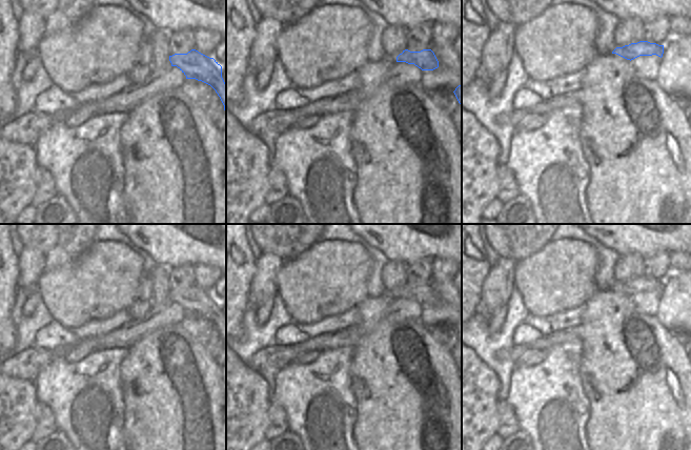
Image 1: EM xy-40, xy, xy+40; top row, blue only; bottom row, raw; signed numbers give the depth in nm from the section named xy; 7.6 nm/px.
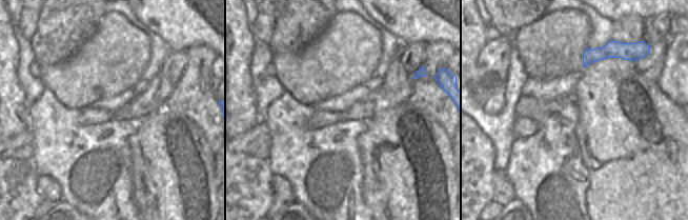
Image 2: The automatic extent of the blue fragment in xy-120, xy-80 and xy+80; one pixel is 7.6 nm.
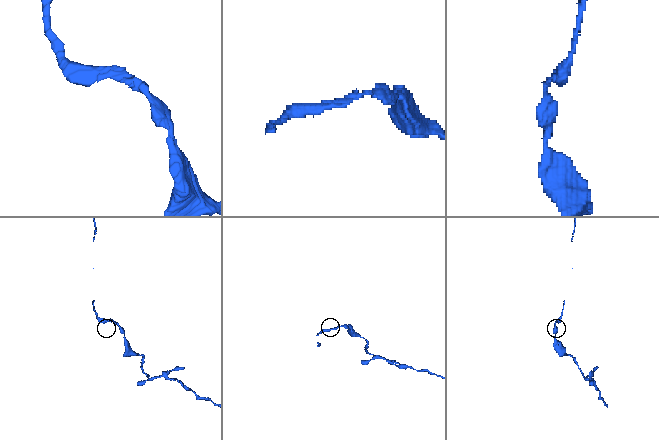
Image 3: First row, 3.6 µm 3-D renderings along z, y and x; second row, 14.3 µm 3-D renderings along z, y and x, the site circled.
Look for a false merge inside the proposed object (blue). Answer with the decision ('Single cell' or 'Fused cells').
Single cell

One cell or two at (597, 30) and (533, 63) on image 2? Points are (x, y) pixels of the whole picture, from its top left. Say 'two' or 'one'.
two

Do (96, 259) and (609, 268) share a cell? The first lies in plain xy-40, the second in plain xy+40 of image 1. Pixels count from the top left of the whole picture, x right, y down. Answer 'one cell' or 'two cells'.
two cells

